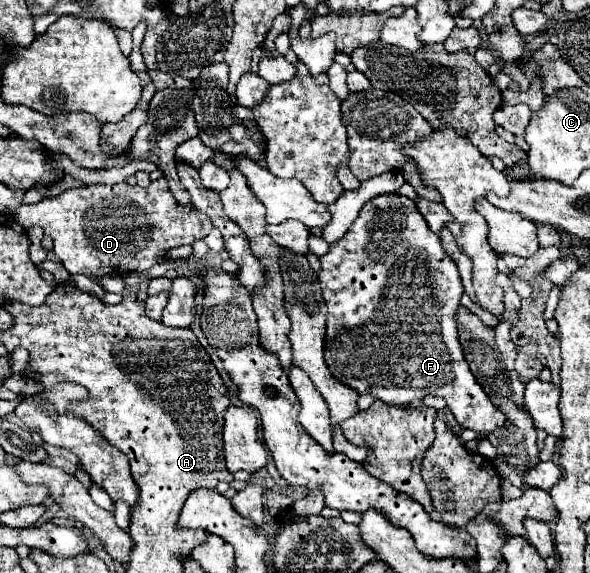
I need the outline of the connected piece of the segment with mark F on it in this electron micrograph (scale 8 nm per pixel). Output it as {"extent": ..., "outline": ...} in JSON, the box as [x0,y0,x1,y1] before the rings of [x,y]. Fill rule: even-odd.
{"extent":[318,194,504,438],"outline":[[[384,194],[384,196],[376,196],[374,200],[366,202],[364,208],[360,210],[358,218],[354,220],[354,224],[348,228],[348,232],[330,246],[328,254],[320,258],[322,270],[318,274],[320,286],[322,286],[322,296],[326,300],[328,306],[328,318],[326,318],[326,364],[330,368],[330,372],[344,382],[346,386],[358,390],[360,394],[372,394],[374,398],[390,404],[390,406],[400,406],[400,404],[412,404],[412,402],[420,402],[424,396],[440,396],[446,400],[450,412],[454,414],[454,418],[458,420],[458,424],[462,428],[470,428],[478,434],[478,438],[486,438],[488,434],[492,434],[494,430],[504,426],[504,414],[492,404],[492,400],[488,398],[488,394],[482,390],[482,386],[476,382],[476,378],[472,376],[468,362],[464,360],[460,342],[458,342],[458,332],[456,332],[456,308],[460,304],[460,296],[464,292],[462,282],[460,282],[460,274],[456,270],[456,264],[448,258],[448,254],[444,252],[440,238],[426,226],[426,220],[422,218],[422,214],[418,212],[416,204],[408,198],[396,196],[396,194]]]}

